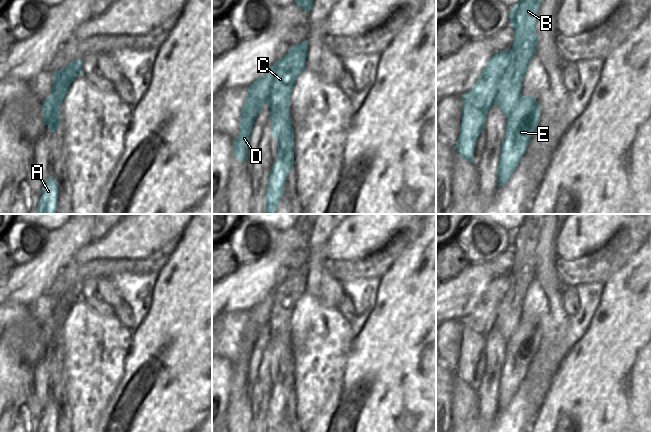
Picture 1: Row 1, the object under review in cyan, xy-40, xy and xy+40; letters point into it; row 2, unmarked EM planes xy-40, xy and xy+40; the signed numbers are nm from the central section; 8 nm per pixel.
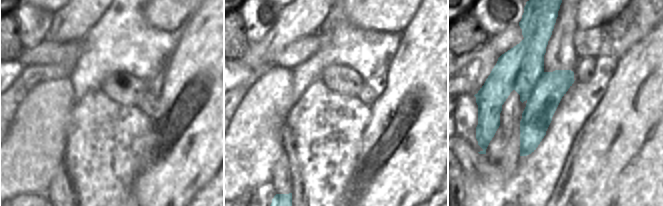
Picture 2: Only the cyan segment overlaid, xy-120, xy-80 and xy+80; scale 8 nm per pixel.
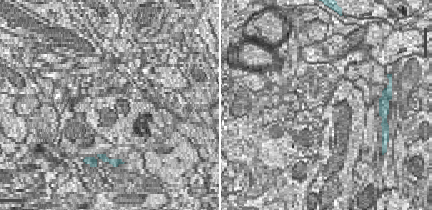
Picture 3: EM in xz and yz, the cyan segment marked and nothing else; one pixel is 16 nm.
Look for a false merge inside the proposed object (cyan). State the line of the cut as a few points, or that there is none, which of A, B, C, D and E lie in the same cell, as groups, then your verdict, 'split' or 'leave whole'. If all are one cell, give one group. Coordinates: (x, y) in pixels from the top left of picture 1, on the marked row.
xy+40 (521, 95), (518, 103), (508, 113), (502, 110) | A E / B C D | split

